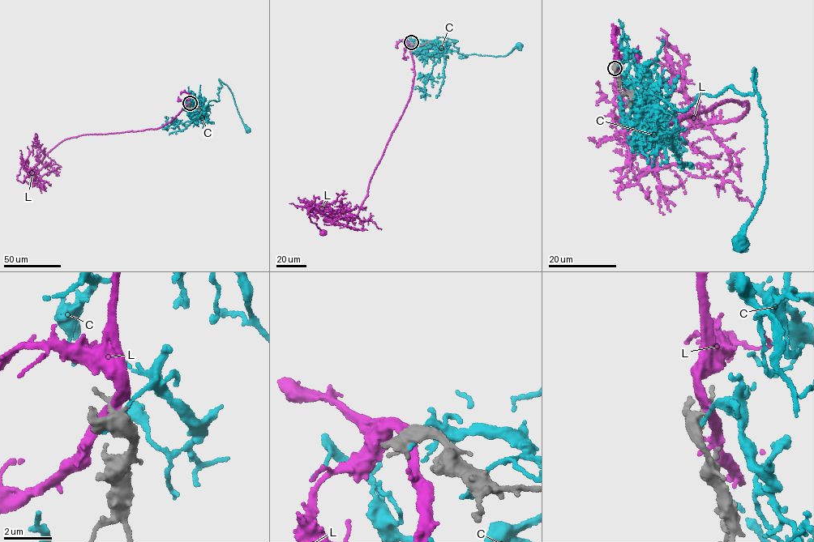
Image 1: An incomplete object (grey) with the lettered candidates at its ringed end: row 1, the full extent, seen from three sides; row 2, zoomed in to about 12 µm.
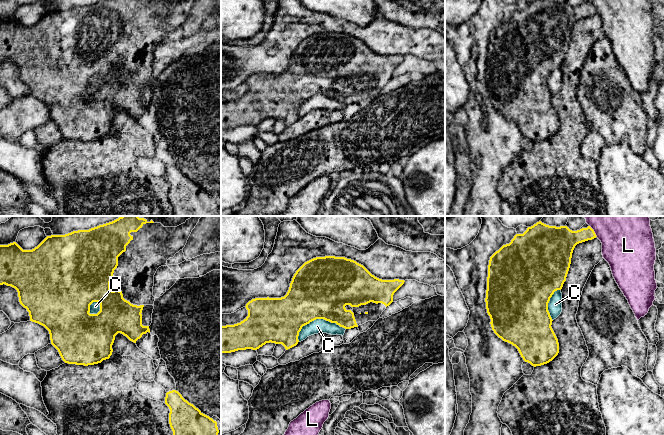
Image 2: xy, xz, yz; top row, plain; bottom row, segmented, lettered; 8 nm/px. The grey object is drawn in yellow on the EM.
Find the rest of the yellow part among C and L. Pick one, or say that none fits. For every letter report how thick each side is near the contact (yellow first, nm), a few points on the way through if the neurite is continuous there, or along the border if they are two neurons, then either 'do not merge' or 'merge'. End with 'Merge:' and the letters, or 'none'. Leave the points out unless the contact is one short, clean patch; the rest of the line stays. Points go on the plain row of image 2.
C: calibres 480 and 110 nm; do not merge
L: calibres 200 and 320 nm; do not merge
Merge: none

